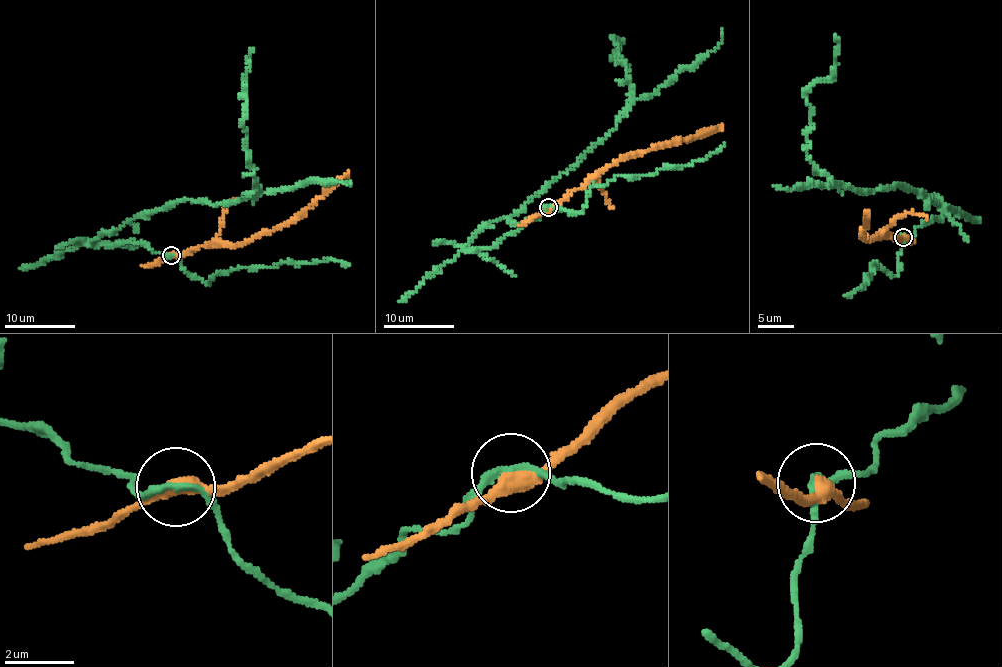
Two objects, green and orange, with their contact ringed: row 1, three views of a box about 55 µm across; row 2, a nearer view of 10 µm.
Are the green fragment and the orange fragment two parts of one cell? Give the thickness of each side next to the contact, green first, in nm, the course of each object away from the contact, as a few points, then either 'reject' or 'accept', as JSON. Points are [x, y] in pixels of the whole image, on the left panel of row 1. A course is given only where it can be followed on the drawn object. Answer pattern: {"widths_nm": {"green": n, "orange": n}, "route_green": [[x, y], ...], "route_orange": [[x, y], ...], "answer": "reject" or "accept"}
{"widths_nm": {"green": 200, "orange": 400}, "route_green": [[171, 254], [126, 241], [87, 245], [135, 218], [189, 199], [210, 205], [256, 193], [242, 122], [252, 47]], "route_orange": [[171, 254], [185, 254], [212, 244], [232, 246], [296, 220], [349, 171]], "answer": "reject"}

